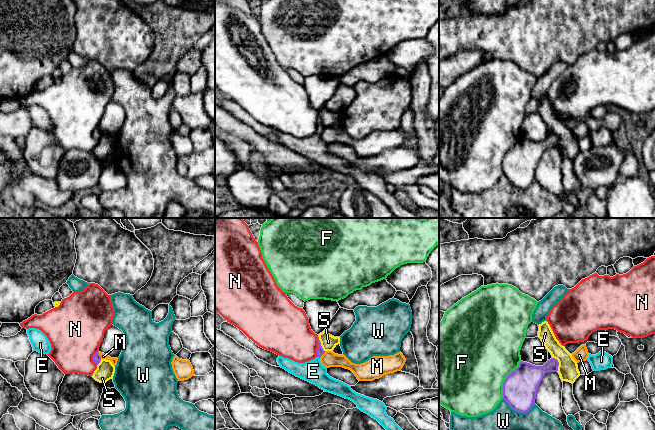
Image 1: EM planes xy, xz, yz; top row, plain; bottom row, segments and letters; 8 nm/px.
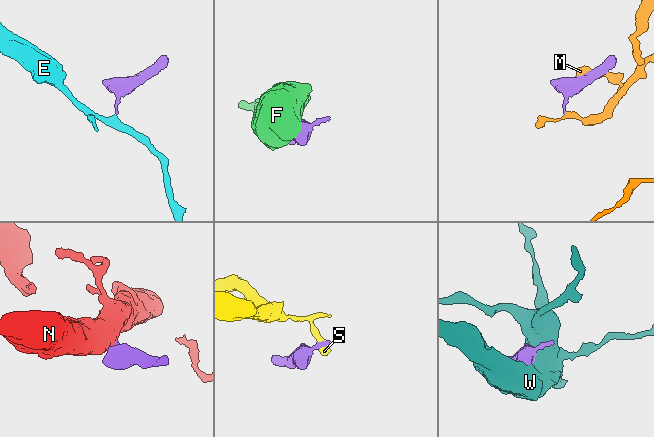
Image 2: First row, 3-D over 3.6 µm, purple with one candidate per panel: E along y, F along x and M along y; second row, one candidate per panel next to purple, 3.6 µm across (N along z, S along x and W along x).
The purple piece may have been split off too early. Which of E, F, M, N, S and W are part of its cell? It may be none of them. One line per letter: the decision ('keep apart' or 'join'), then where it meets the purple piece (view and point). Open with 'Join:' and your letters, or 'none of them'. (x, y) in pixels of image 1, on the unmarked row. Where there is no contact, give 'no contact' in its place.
Join: E
E: join | xz (318, 132)
F: keep apart | yz (504, 156)
M: keep apart | xz (322, 130)
N: keep apart | xz (318, 123)
S: keep apart | yz (558, 140)
W: keep apart | yz (519, 187)

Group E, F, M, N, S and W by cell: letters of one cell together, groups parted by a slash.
E / F / M / N / S / W

